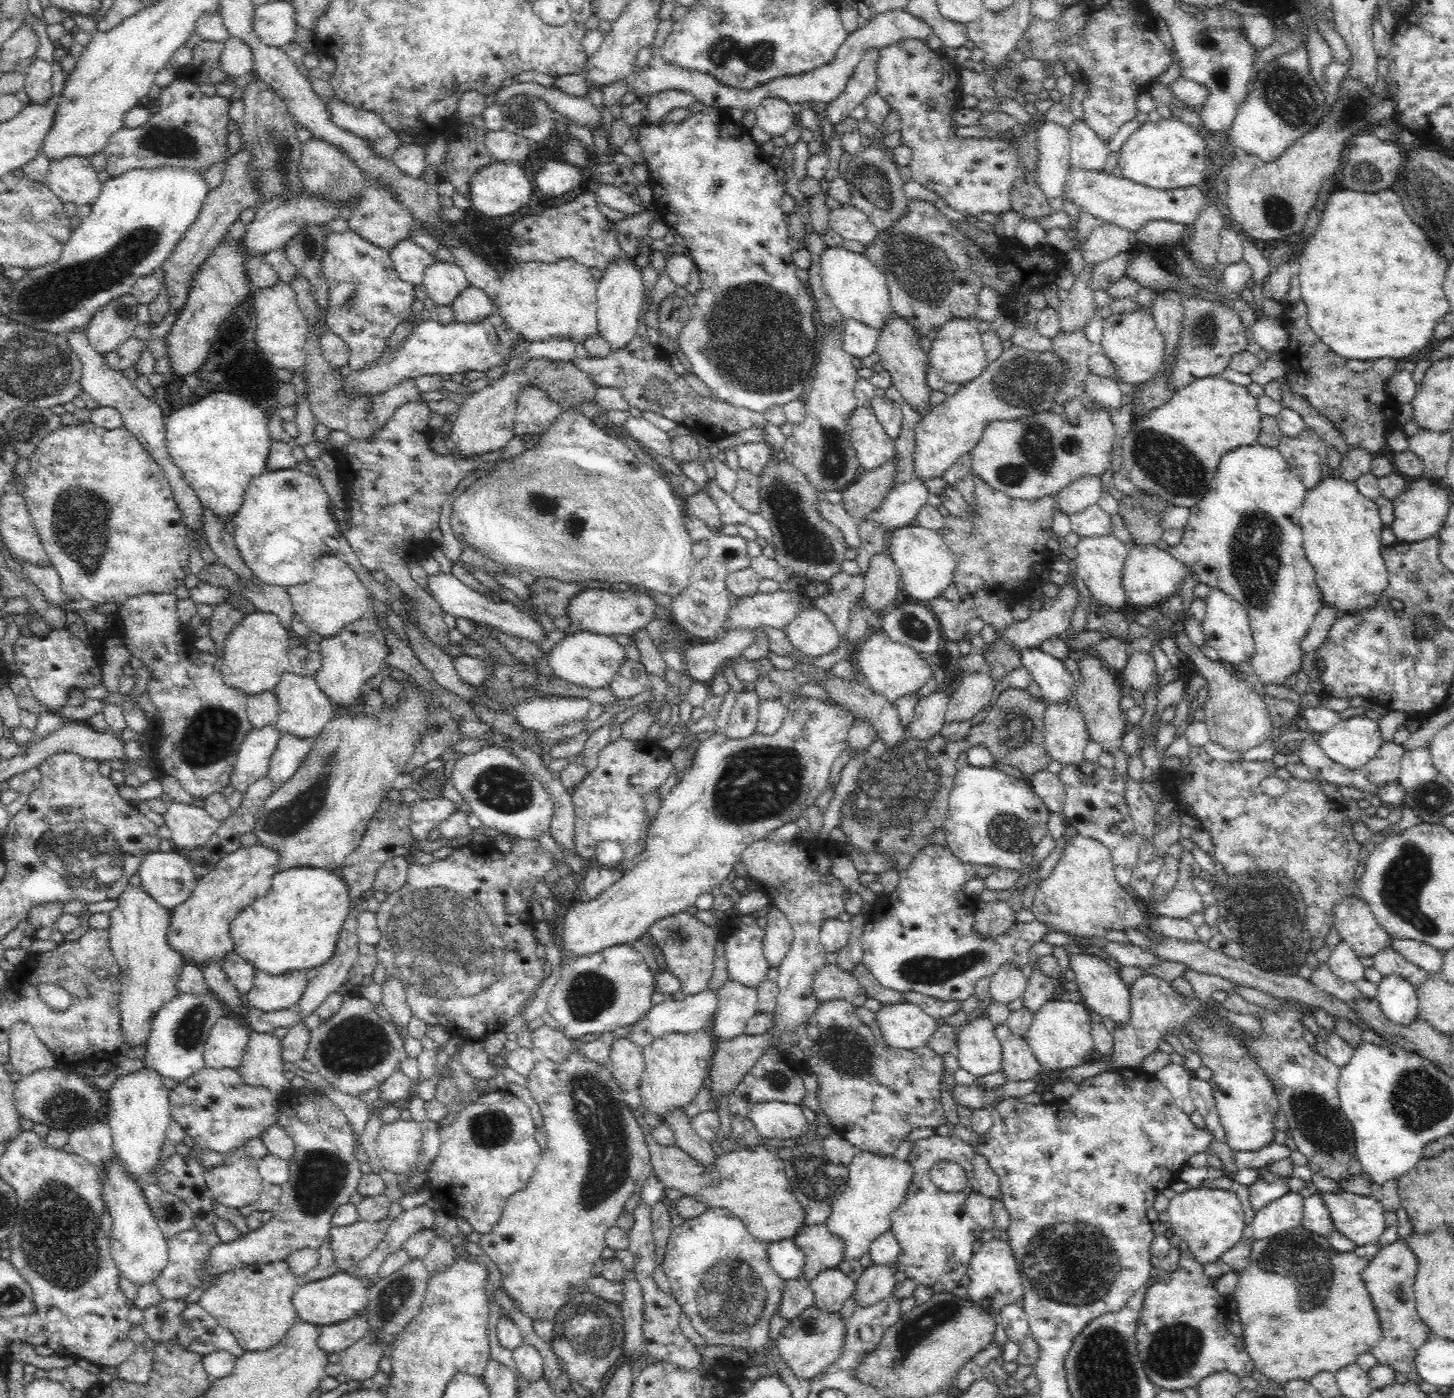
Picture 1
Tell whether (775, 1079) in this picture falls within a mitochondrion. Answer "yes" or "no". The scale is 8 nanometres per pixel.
yes

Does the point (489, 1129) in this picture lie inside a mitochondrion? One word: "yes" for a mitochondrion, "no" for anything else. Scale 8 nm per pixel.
yes

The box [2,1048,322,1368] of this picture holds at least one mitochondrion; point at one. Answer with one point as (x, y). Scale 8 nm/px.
(57, 1228)

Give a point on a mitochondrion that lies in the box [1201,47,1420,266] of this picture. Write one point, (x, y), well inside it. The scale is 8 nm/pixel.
(1290, 99)

